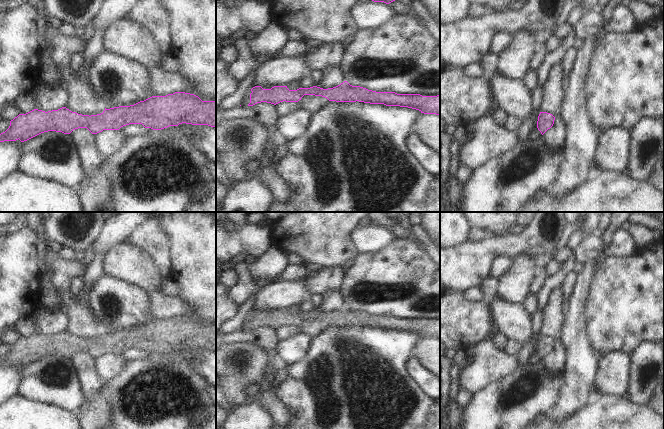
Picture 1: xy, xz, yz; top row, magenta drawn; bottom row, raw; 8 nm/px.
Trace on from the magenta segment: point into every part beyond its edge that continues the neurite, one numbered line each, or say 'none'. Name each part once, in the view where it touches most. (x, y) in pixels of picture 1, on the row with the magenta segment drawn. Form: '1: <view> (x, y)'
none

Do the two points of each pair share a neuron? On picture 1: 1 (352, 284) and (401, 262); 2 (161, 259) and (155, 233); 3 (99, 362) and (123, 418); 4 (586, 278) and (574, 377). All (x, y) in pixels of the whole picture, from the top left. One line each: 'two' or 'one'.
1: one
2: one
3: two
4: one

